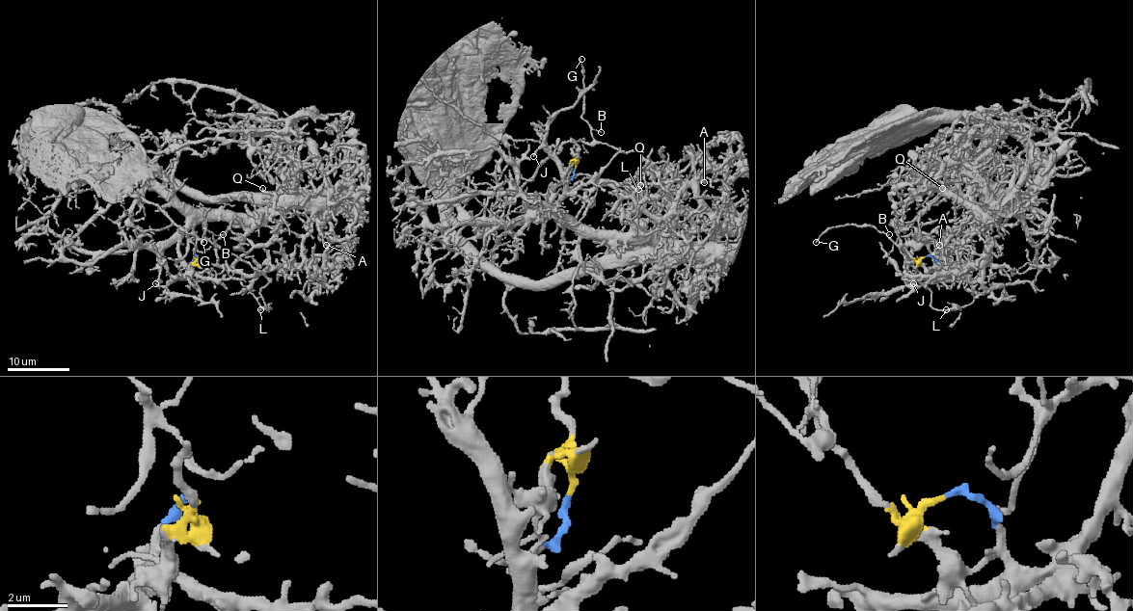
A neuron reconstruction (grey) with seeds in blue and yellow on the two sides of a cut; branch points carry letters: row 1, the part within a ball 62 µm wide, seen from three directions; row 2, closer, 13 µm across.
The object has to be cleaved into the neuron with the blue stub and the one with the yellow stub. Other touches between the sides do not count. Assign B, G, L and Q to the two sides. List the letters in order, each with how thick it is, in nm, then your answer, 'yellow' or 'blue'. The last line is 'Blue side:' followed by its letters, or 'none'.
B: 90 nm | yellow
G: 150 nm | yellow
L: 130 nm | yellow
Q: 300 nm | blue
Blue side: Q

